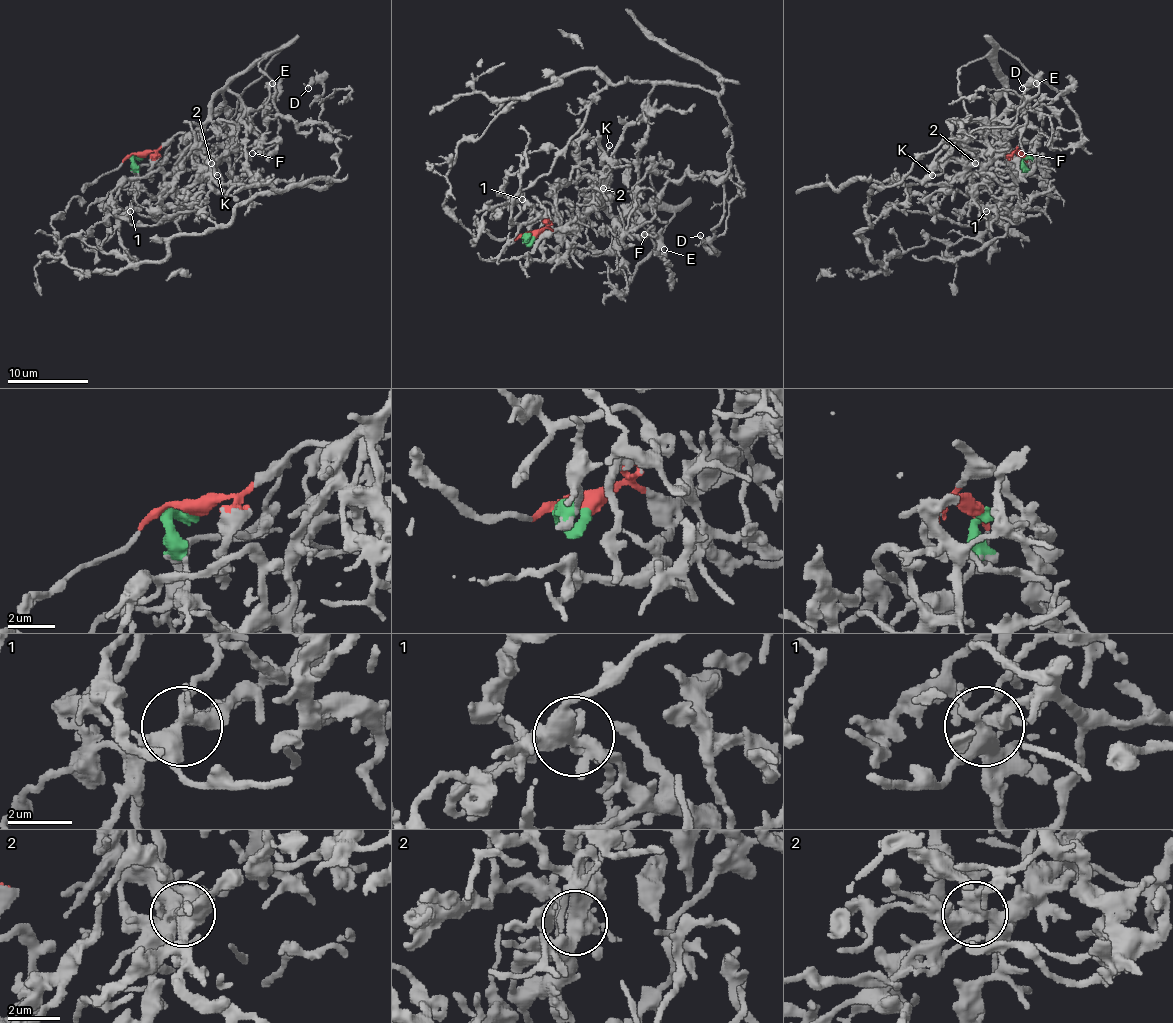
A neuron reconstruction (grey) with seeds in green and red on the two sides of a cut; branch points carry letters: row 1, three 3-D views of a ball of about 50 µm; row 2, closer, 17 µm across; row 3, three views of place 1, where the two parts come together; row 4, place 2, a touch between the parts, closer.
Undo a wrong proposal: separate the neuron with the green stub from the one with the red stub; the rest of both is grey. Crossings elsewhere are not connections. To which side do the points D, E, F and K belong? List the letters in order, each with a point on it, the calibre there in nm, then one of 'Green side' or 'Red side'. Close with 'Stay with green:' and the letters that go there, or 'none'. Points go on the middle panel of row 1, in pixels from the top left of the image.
D: Place: (700, 235). Thickness 200 nm. Green side
E: Place: (664, 249). Thickness 500 nm. Red side
F: Place: (644, 234). Thickness 180 nm. Red side
K: Place: (609, 145). Thickness 190 nm. Red side
Stay with green: D

